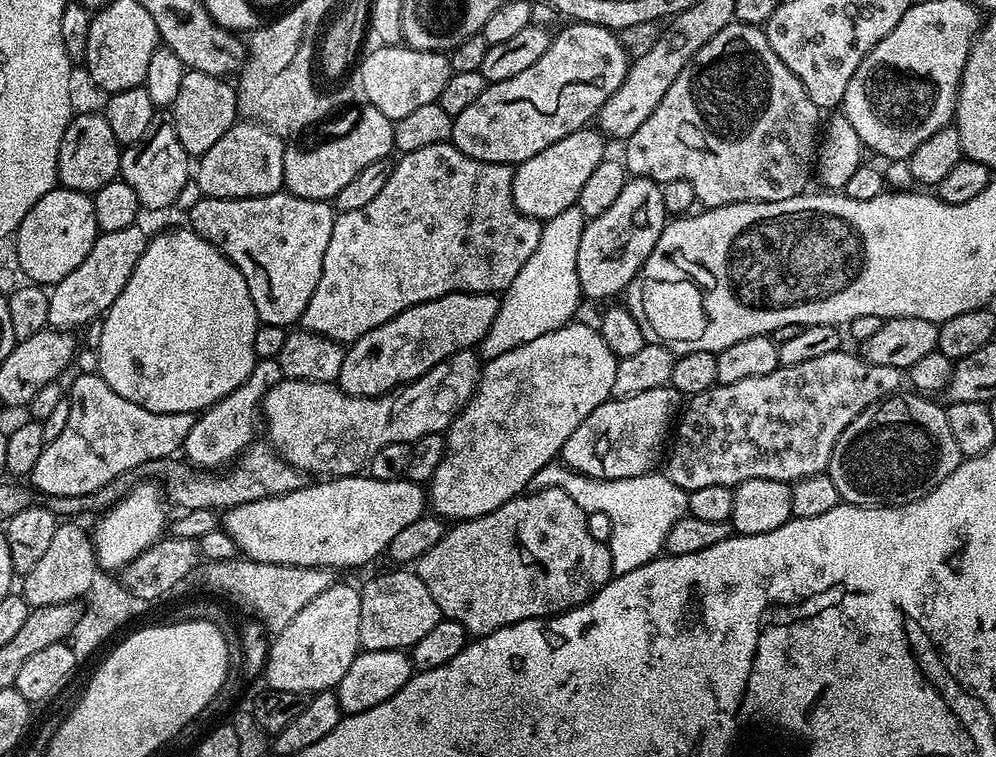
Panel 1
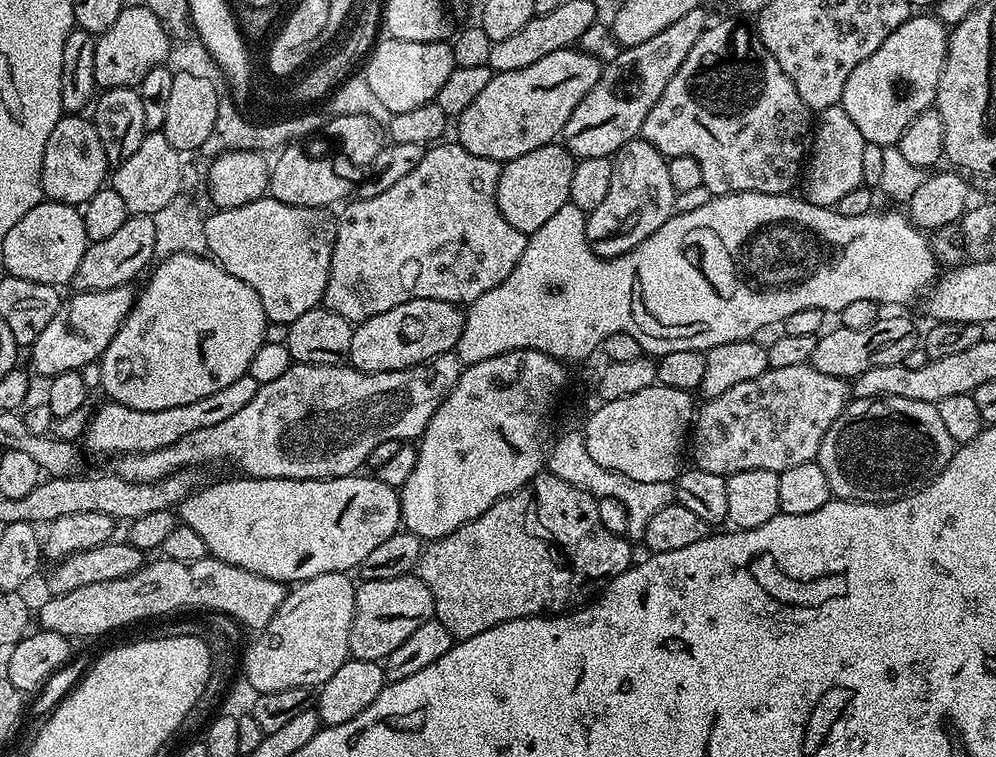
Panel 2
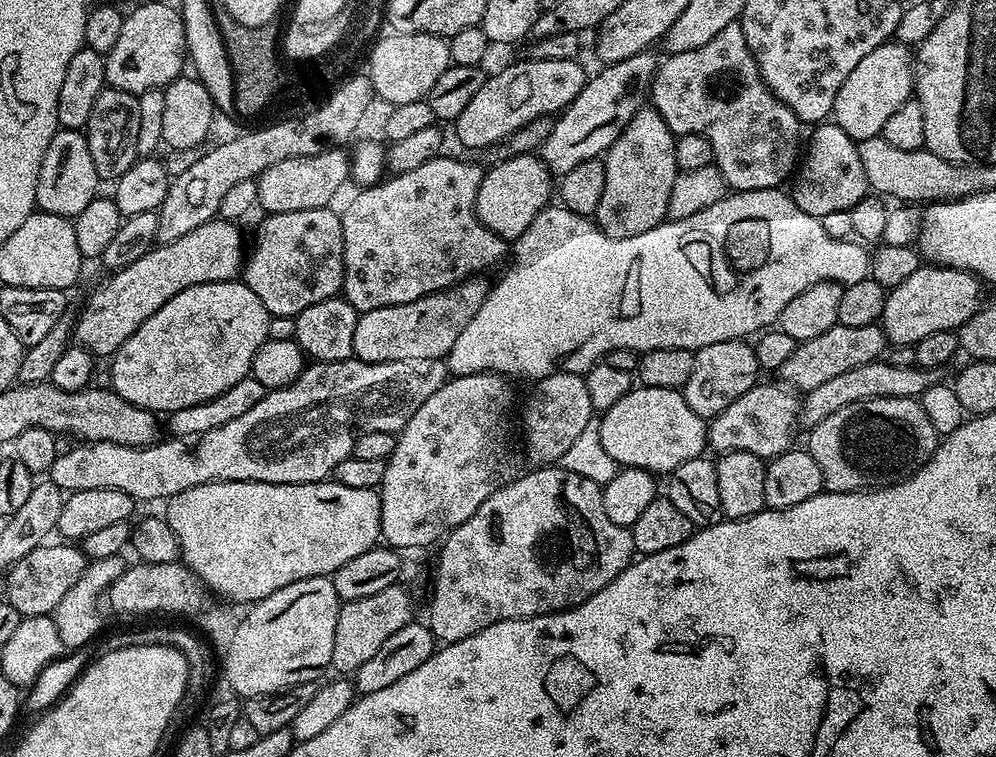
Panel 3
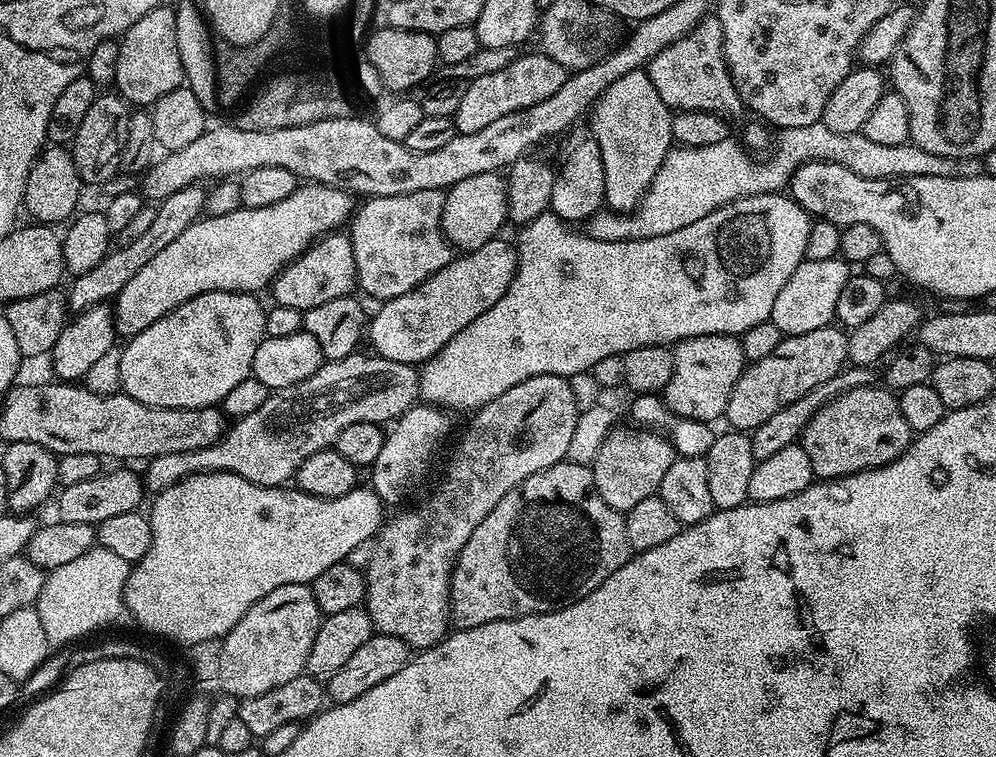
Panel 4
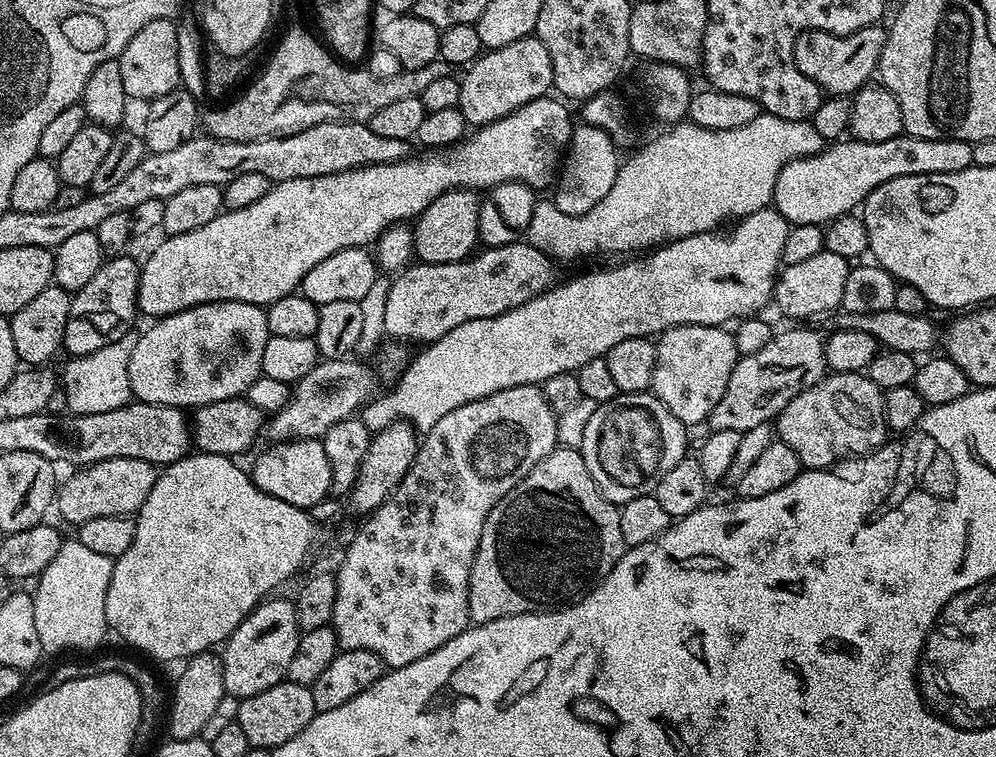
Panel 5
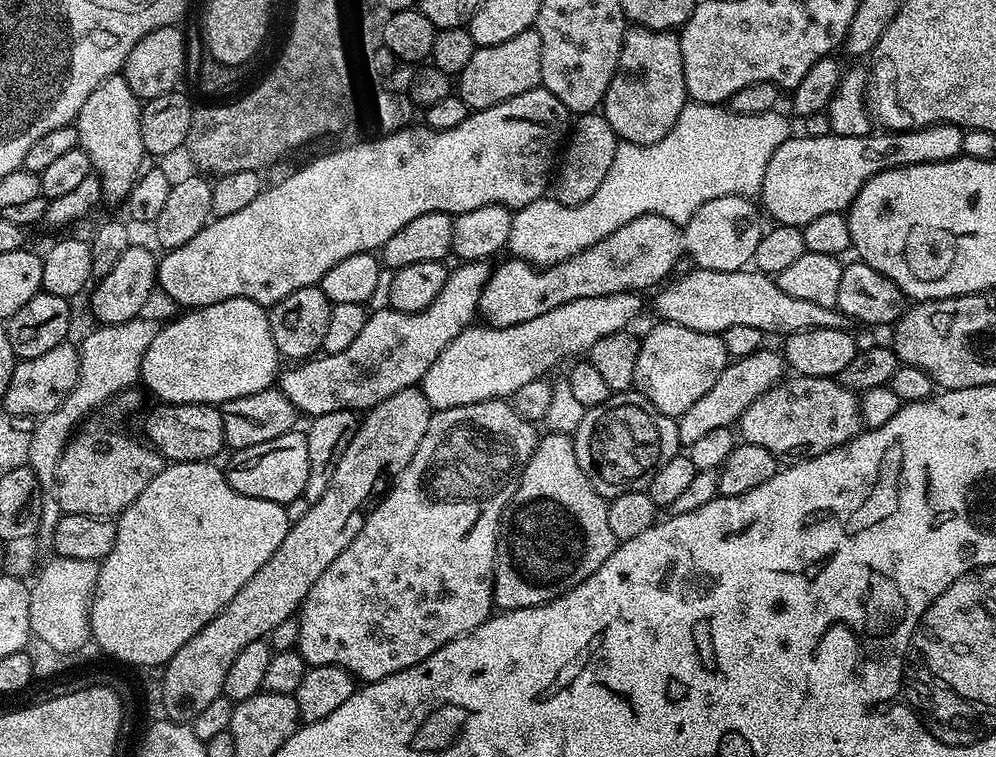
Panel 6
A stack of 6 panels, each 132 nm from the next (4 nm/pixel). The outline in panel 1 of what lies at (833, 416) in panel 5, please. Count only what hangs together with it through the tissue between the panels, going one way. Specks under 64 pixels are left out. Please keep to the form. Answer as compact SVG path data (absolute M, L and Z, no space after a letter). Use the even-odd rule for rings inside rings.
M924 394L887 396L877 404L872 404L834 442L834 454L830 454L828 477L838 486L841 501L857 504L863 508L899 508L901 504L915 504L918 498L930 494L961 462L958 442L950 431L950 422L946 422L946 411L935 404L935 399Z

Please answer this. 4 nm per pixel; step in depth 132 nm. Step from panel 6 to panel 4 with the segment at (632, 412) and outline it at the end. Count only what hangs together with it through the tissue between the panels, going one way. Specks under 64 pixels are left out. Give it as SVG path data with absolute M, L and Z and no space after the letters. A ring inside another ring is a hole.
M613 427L606 438L604 448L590 467L598 494L613 510L627 514L642 498L657 495L666 470L678 459L678 453L667 435L656 430L637 427L636 432L628 428Z

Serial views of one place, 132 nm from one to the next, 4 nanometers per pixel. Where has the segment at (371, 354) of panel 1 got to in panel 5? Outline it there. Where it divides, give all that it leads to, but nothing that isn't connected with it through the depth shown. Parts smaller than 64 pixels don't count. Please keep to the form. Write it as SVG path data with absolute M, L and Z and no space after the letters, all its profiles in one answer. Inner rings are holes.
M527 242L484 248L467 260L449 264L413 262L395 277L384 296L384 328L396 342L417 340L420 346L442 338L454 326L506 314L557 283L553 257Z

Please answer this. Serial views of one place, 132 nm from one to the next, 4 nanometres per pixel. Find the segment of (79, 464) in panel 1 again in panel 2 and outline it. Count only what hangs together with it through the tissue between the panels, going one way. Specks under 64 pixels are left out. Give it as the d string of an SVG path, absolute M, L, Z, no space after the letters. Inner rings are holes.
M243 376L230 382L230 386L210 394L207 398L198 398L198 402L186 402L186 406L170 406L170 410L134 410L125 404L107 402L92 416L88 429L84 432L83 447L96 456L112 456L130 452L149 452L162 450L162 446L170 446L178 442L193 430L202 430L206 426L218 426L218 422L226 422L238 410L244 409L258 394L261 384L252 376Z

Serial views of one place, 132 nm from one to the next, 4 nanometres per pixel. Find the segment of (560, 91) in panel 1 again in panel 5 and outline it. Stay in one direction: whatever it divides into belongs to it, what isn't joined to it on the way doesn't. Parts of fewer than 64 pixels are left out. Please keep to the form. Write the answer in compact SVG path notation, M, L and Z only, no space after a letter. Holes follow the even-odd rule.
M535 34L518 38L518 42L510 42L510 46L487 49L473 64L467 65L463 75L459 77L458 107L470 126L506 118L506 114L526 106L526 102L549 95L552 88L550 54L546 54L546 46Z

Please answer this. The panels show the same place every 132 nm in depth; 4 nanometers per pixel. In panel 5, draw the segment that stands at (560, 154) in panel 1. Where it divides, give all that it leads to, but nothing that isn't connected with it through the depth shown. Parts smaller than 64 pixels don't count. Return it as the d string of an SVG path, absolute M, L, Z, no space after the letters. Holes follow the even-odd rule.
M455 188L430 202L421 216L416 217L412 237L416 247L414 256L421 264L449 264L467 260L477 251L478 210L481 201L477 193L467 188Z

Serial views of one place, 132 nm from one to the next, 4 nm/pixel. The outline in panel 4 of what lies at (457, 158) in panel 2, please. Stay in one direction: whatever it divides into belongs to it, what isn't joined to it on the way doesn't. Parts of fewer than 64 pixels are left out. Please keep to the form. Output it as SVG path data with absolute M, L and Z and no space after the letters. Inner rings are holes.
M414 190L414 194L397 196L374 196L363 201L350 217L350 239L356 263L356 282L359 291L373 296L376 302L393 300L414 290L426 278L438 274L442 266L454 258L454 249L442 230L442 206L445 190Z

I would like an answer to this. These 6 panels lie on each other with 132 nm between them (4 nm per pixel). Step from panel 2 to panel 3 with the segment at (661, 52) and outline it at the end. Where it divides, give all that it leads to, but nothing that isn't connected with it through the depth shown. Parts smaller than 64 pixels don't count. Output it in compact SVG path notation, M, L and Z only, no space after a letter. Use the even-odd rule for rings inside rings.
M642 51L625 61L605 64L597 76L589 75L585 79L580 93L552 120L550 134L539 149L538 155L548 165L549 172L561 177L581 162L605 155L649 99L652 79L656 77L658 67L658 56L653 52Z

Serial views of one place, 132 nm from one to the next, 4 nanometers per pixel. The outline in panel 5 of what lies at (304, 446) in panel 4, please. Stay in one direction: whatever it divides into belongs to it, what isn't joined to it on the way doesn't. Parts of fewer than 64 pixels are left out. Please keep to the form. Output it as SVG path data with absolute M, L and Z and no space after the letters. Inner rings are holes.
M345 358L342 360L325 360L321 359L319 361L320 364L316 364L313 366L312 369L309 370L308 373L301 375L299 379L297 379L294 387L291 389L288 401L286 402L286 406L282 406L280 410L277 412L271 413L270 419L267 421L266 424L266 436L268 432L269 441L272 442L279 442L282 440L319 440L325 434L326 430L330 430L330 426L334 426L334 422L342 422L343 420L351 420L353 417L359 413L360 409L364 407L365 404L369 404L372 399L377 395L376 392L376 380L377 377L374 375L372 377L372 372L370 369L367 368L364 364L359 364L358 361L352 360L356 358Z

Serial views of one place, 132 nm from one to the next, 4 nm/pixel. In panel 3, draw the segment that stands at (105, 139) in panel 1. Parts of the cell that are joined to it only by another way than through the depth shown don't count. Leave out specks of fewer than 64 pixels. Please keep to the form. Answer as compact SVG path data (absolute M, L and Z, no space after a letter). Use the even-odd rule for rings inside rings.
M60 128L54 138L50 138L50 146L46 146L46 154L38 170L36 208L41 212L75 218L96 199L100 180L98 170L94 170L94 158L90 158L87 135L75 128Z

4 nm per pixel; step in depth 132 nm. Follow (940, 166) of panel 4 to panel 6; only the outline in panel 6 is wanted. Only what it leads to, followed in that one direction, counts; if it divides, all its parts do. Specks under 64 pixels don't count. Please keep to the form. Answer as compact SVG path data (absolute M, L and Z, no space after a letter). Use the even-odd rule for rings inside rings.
M689 102L685 104L682 114L678 114L678 122L674 122L670 134L666 134L662 142L617 143L610 174L602 178L602 186L598 186L598 190L590 194L586 202L578 206L566 206L554 198L541 198L515 209L507 251L515 259L524 260L527 264L557 264L586 250L586 246L594 246L594 242L602 242L606 234L614 234L618 226L626 226L626 222L634 222L634 218L654 214L682 226L694 218L696 211L708 200L723 196L755 197L763 189L766 166L770 166L774 150L778 150L778 146L782 146L782 142L789 138L788 120L780 110L766 114L738 114L727 106Z

